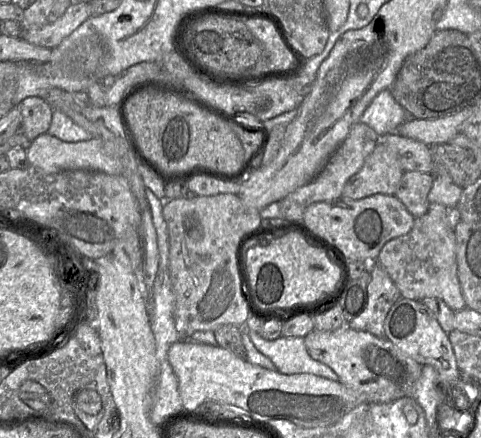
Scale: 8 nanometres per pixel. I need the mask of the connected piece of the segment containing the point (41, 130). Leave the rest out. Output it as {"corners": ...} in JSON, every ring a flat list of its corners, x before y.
{"corners":[[30,96,18,105,22,115,18,131,21,131,30,142,48,132,54,109,44,98]]}

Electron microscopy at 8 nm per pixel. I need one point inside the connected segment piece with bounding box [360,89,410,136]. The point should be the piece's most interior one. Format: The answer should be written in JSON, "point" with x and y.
{"point":[384,114]}

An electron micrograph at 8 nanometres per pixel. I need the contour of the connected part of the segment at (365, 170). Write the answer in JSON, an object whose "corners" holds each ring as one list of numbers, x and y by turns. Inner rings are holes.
{"corners":[[378,143,359,172,346,182,342,196,359,200,377,193,395,195,404,172,396,153]]}

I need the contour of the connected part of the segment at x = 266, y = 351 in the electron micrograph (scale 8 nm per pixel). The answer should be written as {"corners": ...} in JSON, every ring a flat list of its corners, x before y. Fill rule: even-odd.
{"corners":[[246,322,239,326,246,330,252,343,275,365,276,370,285,375,313,374,332,381,339,380,337,374,327,365,314,360,307,351,304,337,279,337,266,340,259,333,248,329]]}

